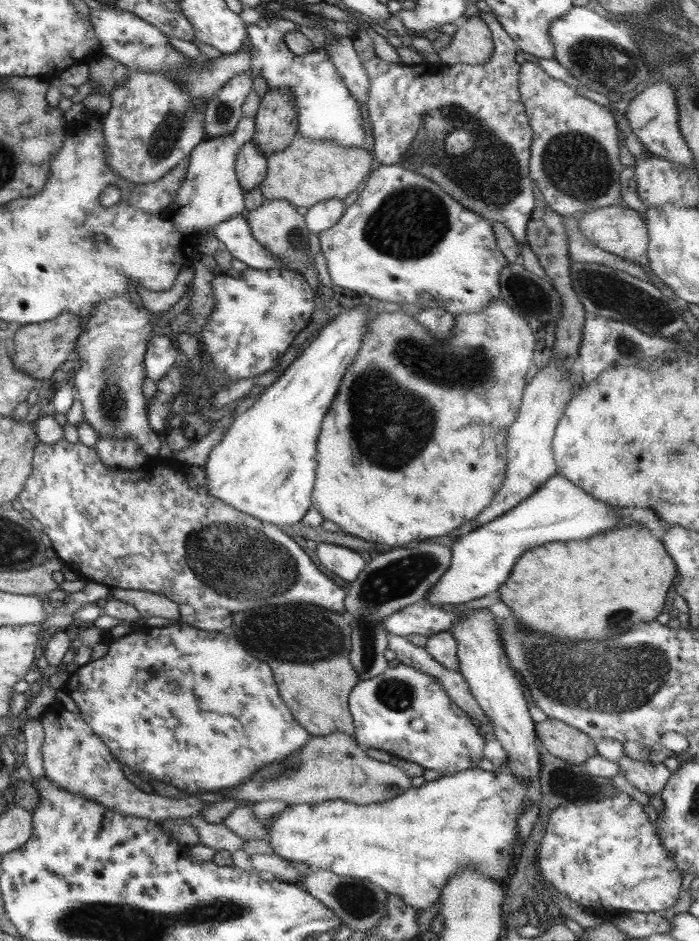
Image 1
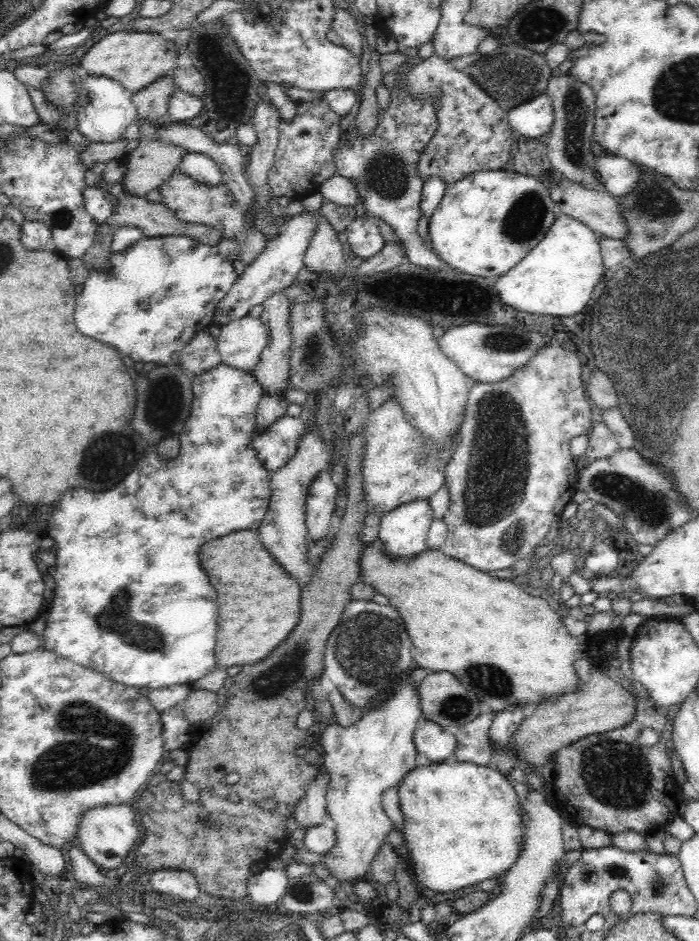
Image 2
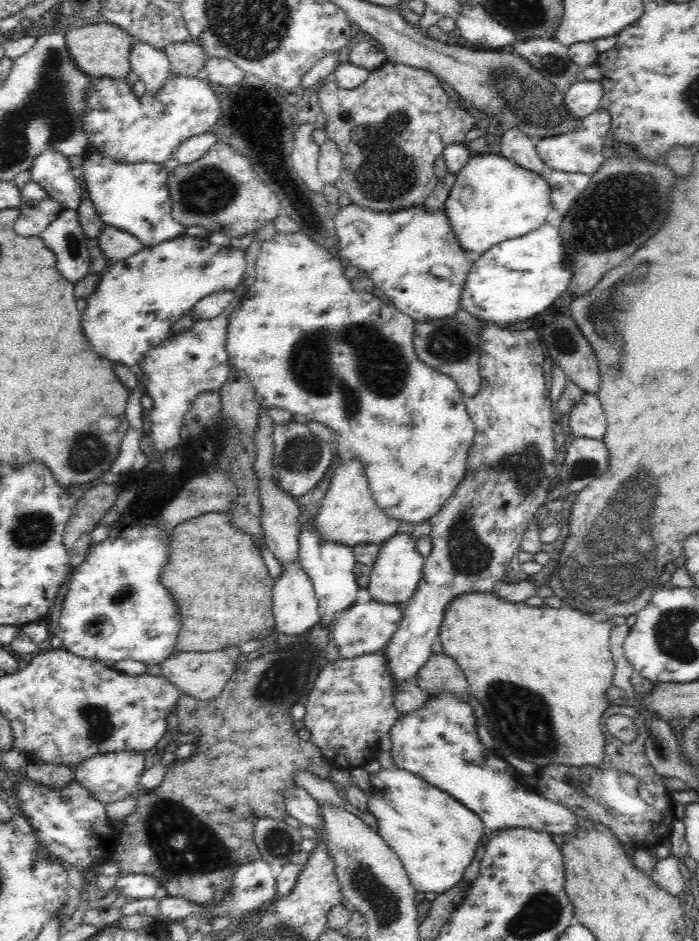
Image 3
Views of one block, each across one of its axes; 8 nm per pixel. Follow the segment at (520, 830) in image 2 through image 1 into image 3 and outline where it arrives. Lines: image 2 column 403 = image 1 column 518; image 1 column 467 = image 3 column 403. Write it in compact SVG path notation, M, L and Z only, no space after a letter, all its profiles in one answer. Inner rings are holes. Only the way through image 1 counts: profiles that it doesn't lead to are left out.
M364 767L352 768L357 787L367 797L369 812L376 817L379 827L378 834L387 842L387 845L399 856L406 874L417 892L434 892L444 894L462 882L464 871L474 860L478 841L484 835L482 819L470 809L466 809L456 798L453 798L441 788L426 782L421 776L404 769L381 769L370 774Z

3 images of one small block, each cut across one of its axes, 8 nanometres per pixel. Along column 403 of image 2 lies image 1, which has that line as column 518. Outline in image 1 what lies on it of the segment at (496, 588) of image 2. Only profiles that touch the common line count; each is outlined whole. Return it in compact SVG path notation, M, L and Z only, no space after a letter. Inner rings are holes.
M629 522L629 525L623 524L621 528L613 528L608 532L601 532L591 536L589 539L579 540L578 542L545 543L542 546L527 549L526 552L523 552L517 558L516 564L513 564L513 570L511 570L506 582L497 592L499 593L500 602L509 607L509 612L513 613L513 617L521 623L523 629L531 628L531 630L545 632L545 634L551 634L555 638L567 638L567 640L597 640L597 638L607 638L607 636L621 634L629 627L639 623L655 621L661 610L663 610L667 590L669 590L674 576L676 576L675 564L665 551L662 543L657 538L651 536L649 530L642 527L641 524Z

